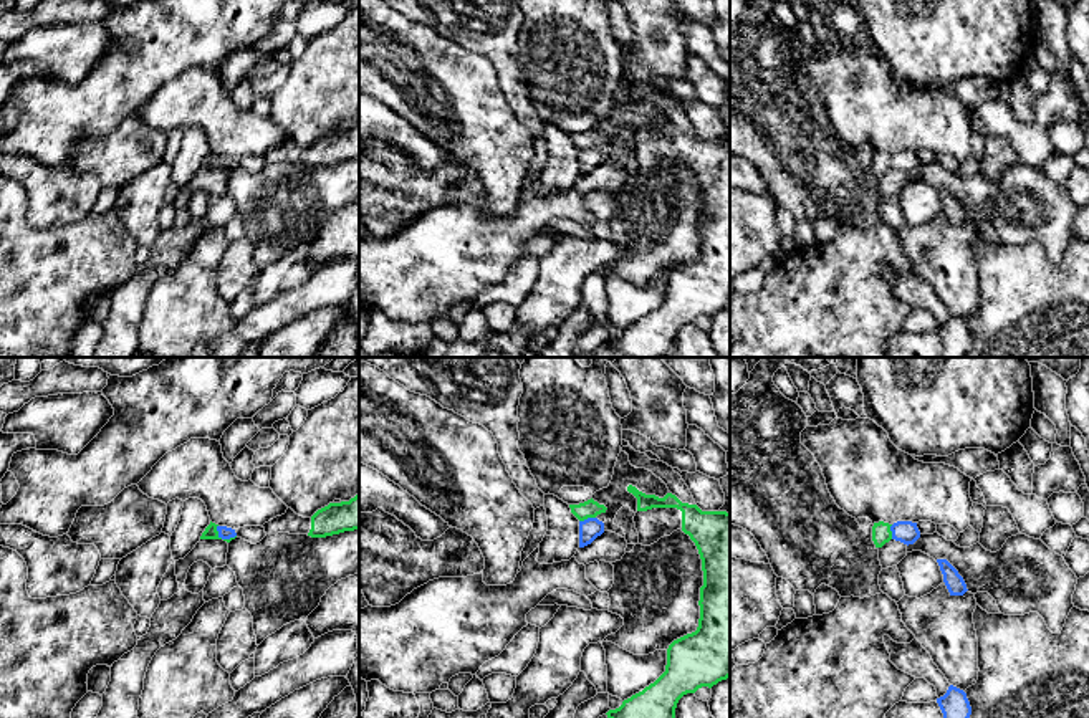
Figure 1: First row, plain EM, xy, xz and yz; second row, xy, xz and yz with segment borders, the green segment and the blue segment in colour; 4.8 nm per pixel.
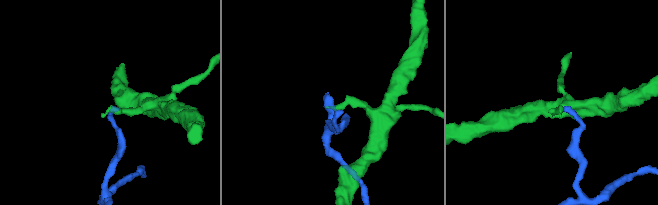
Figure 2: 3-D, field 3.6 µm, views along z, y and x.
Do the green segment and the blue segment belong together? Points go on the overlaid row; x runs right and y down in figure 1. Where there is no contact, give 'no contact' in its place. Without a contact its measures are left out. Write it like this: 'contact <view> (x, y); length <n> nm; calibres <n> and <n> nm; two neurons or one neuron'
contact xy (224, 540); length 120 nm; calibres 70 and 60 nm; two neurons

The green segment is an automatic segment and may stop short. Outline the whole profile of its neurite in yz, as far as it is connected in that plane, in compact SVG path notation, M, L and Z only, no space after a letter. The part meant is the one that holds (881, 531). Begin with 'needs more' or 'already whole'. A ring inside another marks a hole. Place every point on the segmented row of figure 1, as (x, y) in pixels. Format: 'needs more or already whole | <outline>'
already whole | M884 521L874 523L872 541L874 541L876 548L882 548L885 543L889 543L892 539L890 526L892 524L884 523Z

